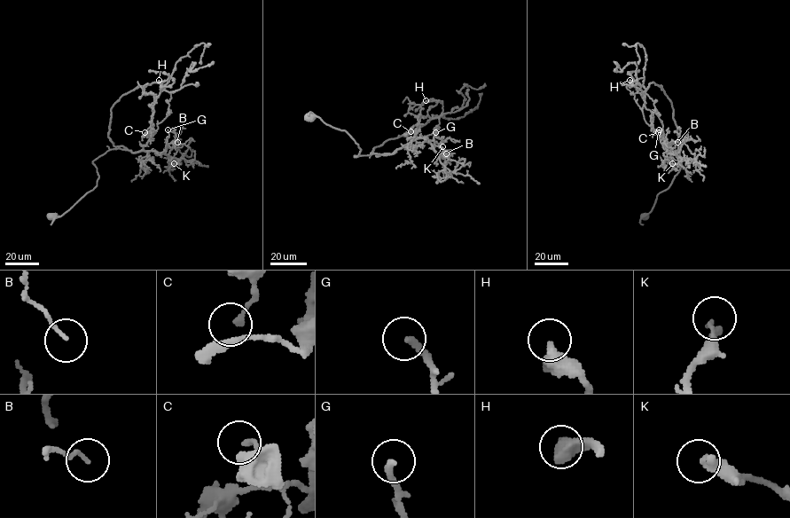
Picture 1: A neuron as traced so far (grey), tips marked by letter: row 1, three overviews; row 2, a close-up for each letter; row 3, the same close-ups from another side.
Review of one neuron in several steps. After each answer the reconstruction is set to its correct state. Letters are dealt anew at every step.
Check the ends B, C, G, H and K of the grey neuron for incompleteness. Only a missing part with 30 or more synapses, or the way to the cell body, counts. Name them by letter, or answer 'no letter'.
no letter

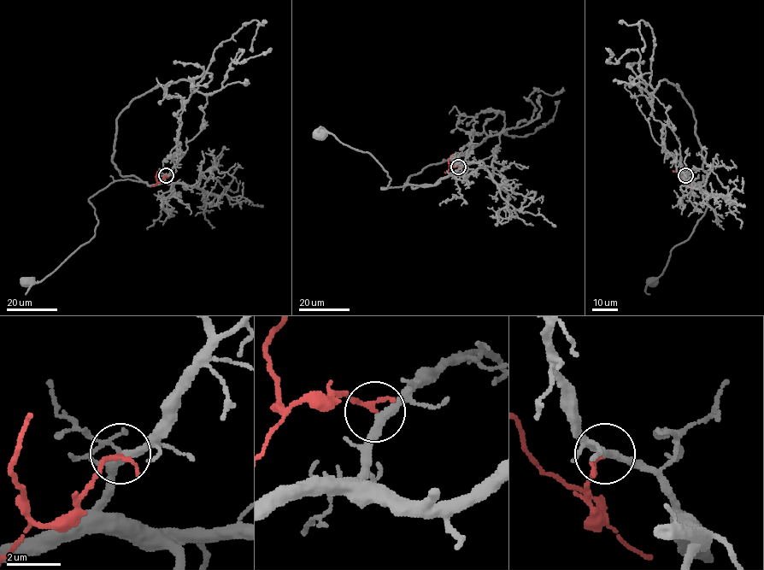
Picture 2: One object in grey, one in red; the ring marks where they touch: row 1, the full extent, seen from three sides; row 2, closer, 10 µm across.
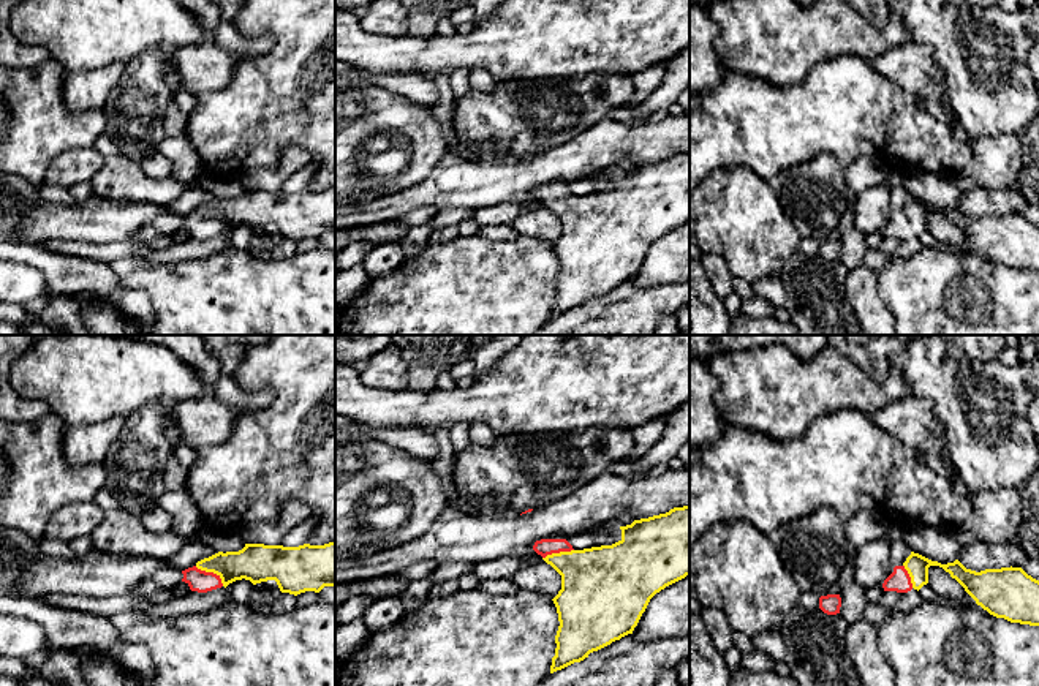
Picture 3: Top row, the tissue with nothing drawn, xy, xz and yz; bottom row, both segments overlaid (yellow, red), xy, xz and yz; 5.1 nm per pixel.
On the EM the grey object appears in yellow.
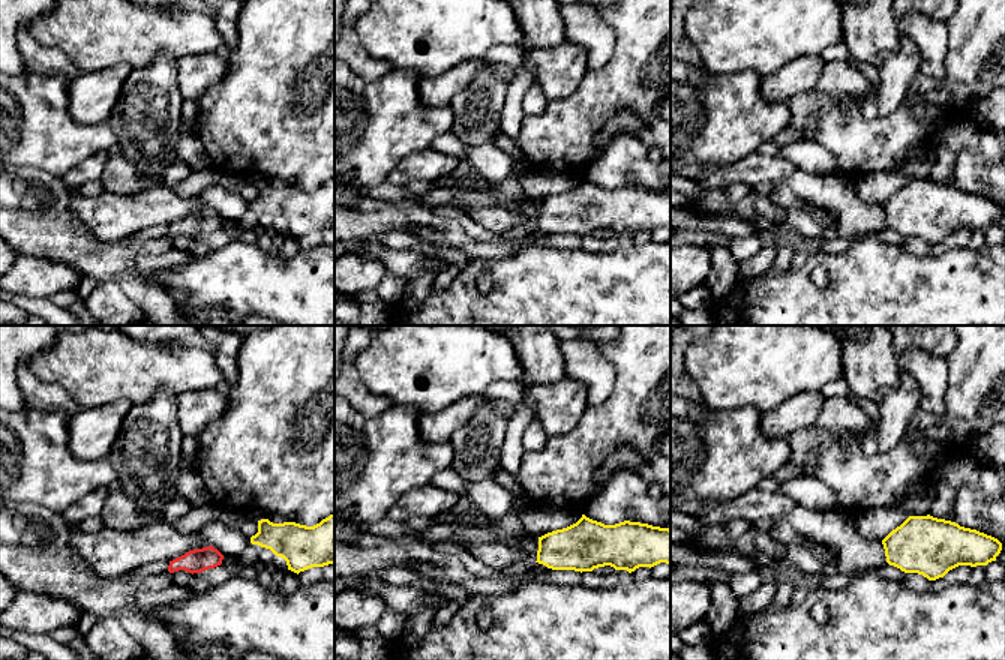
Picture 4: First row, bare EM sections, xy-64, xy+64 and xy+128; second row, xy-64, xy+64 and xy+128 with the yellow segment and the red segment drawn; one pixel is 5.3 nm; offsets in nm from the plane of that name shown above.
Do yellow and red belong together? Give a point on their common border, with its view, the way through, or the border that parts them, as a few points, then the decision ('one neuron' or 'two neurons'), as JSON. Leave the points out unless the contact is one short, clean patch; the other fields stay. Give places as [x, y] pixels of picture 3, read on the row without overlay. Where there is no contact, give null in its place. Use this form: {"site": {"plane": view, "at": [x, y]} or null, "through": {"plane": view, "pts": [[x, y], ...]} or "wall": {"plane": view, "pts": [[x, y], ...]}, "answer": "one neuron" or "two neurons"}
{"site": {"plane": "xy", "at": [211, 217]}, "through": {"plane": "xy", "pts": [[258, 209], [211, 217], [198, 226]]}, "answer": "one neuron"}

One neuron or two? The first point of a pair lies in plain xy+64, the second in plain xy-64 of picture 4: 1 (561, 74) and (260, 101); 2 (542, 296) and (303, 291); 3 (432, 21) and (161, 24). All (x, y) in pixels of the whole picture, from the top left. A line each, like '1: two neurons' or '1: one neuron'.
1: two neurons
2: one neuron
3: one neuron

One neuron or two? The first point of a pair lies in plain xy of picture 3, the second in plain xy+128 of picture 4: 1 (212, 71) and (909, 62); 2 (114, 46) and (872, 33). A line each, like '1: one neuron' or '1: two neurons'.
1: one neuron
2: two neurons

